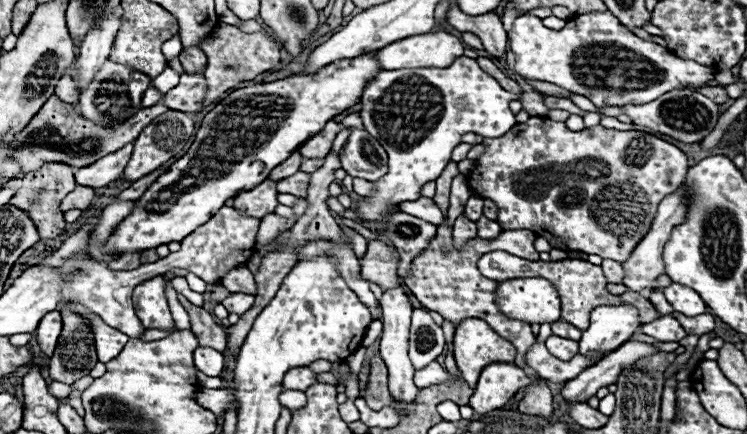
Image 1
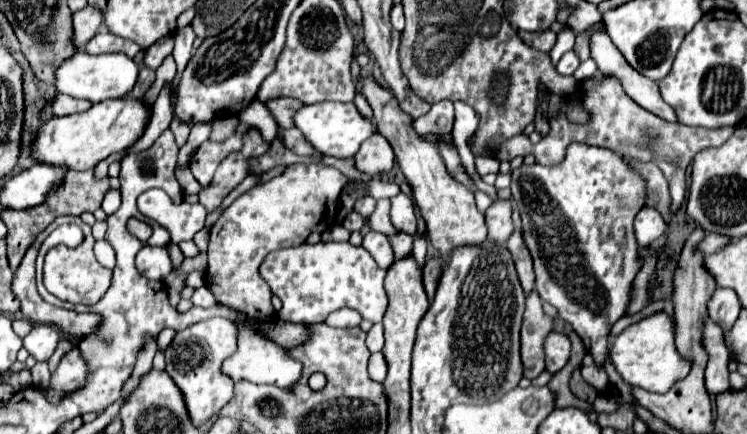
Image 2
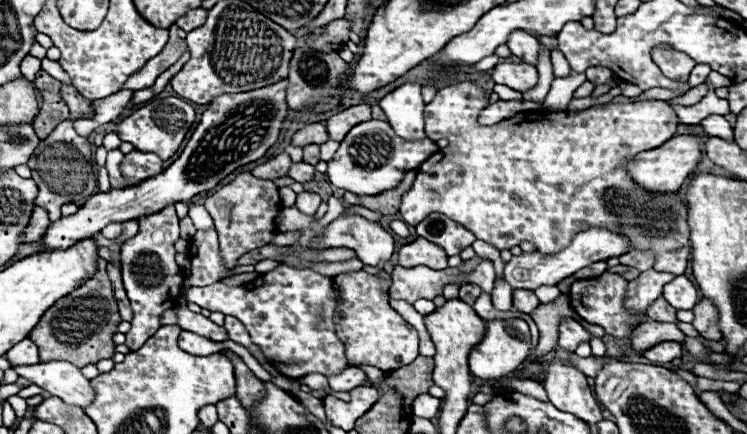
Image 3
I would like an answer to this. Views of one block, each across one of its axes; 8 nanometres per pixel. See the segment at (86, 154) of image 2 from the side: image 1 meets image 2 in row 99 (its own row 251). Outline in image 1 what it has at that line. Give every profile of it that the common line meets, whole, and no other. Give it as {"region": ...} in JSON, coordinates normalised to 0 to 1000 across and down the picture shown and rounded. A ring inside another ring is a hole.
{"region":[[[493,124],[477,138],[452,138],[450,147],[439,147],[439,157],[431,157],[423,175],[386,175],[369,189],[313,207],[273,267],[273,281],[254,346],[241,369],[236,369],[228,392],[193,442],[190,456],[185,456],[182,488],[177,488],[177,498],[171,498],[171,507],[166,507],[161,525],[155,525],[155,544],[145,553],[145,576],[150,581],[150,571],[155,571],[155,581],[166,585],[177,576],[190,581],[212,571],[214,562],[241,558],[268,516],[278,512],[281,498],[286,498],[305,456],[313,456],[321,442],[337,438],[343,433],[343,424],[353,419],[361,406],[364,387],[378,378],[391,350],[402,341],[402,332],[428,304],[442,272],[482,235],[487,194],[493,194],[493,184],[498,184],[498,175],[503,175],[503,166],[509,161],[511,157],[503,147],[501,124]]]}

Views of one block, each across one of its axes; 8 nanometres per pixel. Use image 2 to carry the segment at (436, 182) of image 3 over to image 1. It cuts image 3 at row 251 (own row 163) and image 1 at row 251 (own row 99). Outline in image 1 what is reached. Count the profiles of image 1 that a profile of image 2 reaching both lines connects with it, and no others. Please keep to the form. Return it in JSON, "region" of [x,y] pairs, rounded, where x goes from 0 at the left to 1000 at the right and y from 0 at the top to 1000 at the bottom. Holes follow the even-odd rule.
{"region":[[[710,267],[707,281],[691,286],[669,323],[648,323],[651,350],[637,369],[635,392],[624,406],[637,447],[661,461],[667,475],[667,512],[675,530],[707,525],[736,558],[747,576],[776,576],[833,604],[846,571],[867,535],[878,479],[889,452],[910,433],[922,387],[918,355],[854,300],[822,300],[809,290],[766,304],[755,281],[742,281],[726,267]]]}

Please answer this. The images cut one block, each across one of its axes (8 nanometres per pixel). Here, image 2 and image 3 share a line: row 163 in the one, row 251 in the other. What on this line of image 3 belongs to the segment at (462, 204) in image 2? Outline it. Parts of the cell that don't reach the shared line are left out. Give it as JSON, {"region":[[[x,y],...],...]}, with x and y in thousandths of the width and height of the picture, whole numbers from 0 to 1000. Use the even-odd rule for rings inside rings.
{"region":[[[557,548],[552,562],[544,562],[533,576],[533,608],[541,618],[573,613],[578,622],[592,622],[600,613],[597,599],[597,581],[568,548]]]}

